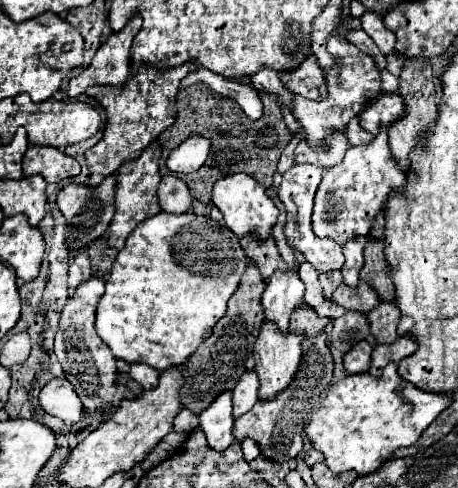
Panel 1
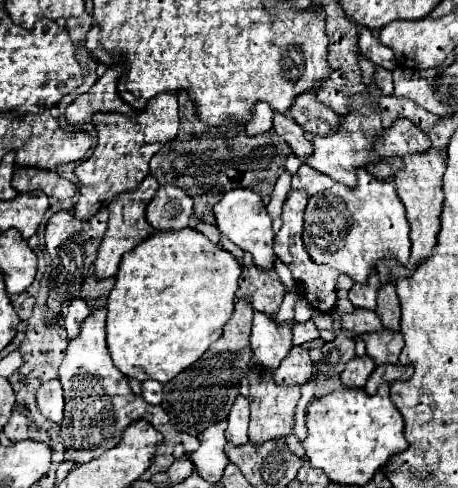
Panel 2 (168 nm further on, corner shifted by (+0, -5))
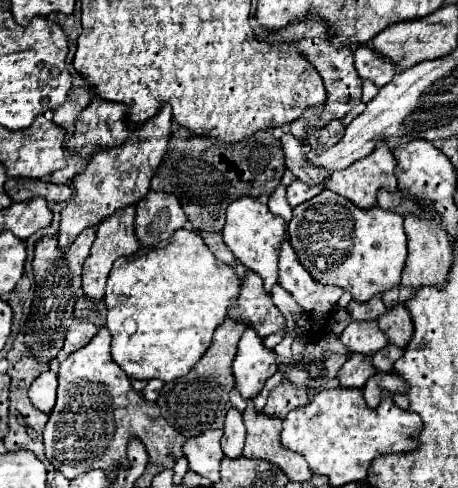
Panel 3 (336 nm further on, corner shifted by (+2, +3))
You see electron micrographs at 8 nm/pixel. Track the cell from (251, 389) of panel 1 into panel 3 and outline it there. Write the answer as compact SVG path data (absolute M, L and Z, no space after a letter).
M230 408L226 414L226 424L224 424L224 436L222 436L222 450L230 458L242 456L244 448L244 438L246 438L246 428L242 424L242 412L236 408Z

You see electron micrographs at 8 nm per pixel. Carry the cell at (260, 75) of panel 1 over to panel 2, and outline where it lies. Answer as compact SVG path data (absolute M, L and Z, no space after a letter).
M274 114L274 130L286 140L286 144L292 148L292 154L302 162L306 162L306 156L312 156L310 136L306 136L306 132L300 130L300 126L290 116Z

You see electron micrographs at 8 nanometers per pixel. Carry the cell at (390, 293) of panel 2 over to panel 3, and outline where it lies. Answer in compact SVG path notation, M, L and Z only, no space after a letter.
M394 304L392 308L388 308L378 318L378 324L384 330L384 334L388 336L390 344L396 344L396 346L404 348L406 340L410 340L412 320L410 320L410 314L406 312L404 304Z

